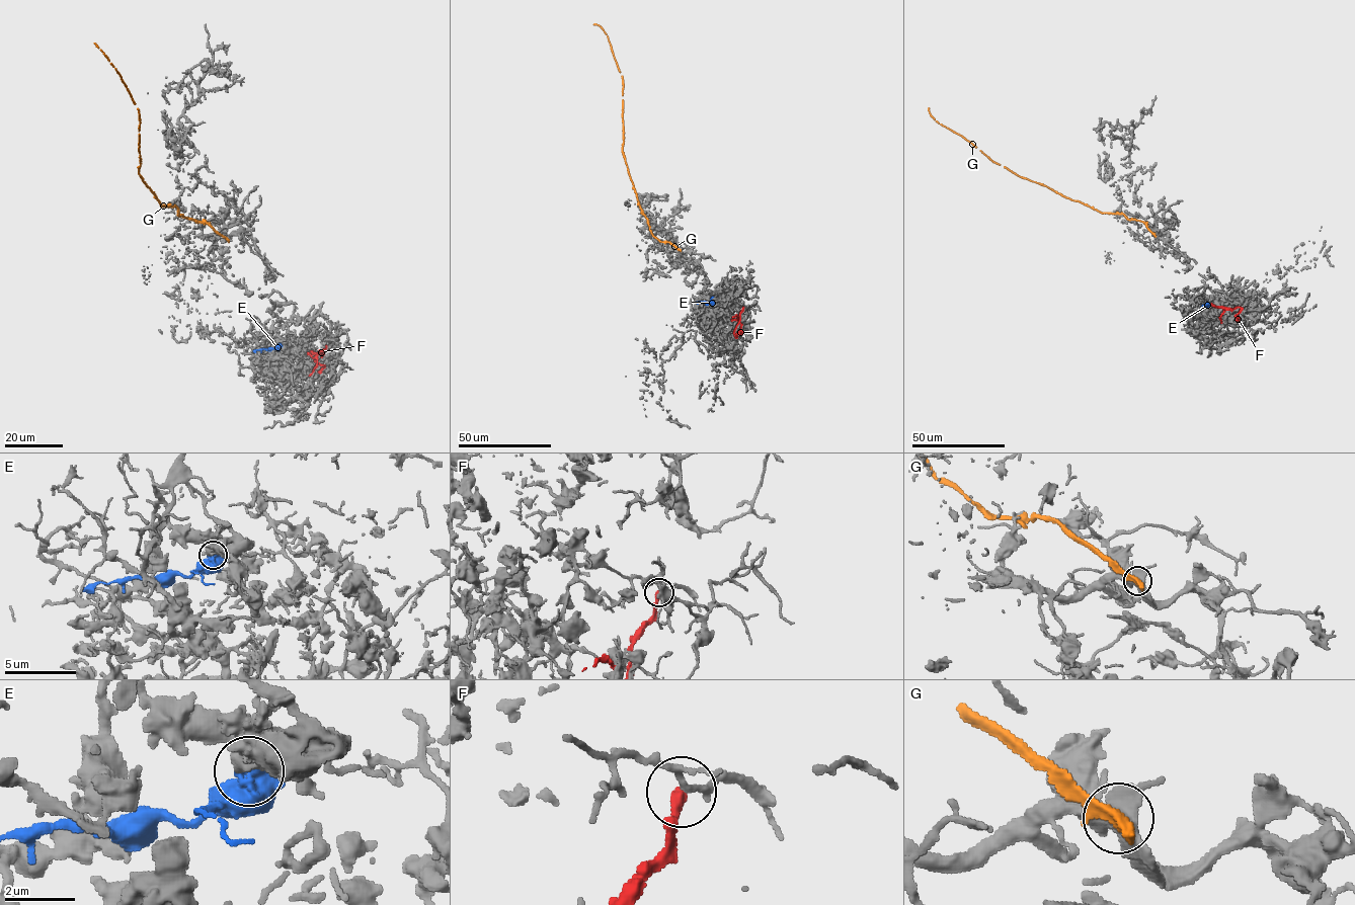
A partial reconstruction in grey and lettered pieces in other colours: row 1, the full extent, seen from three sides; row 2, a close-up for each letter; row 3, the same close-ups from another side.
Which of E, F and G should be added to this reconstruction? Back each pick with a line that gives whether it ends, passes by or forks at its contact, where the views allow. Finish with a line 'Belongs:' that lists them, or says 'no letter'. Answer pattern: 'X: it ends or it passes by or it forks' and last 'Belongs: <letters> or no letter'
Belongs: no letter

